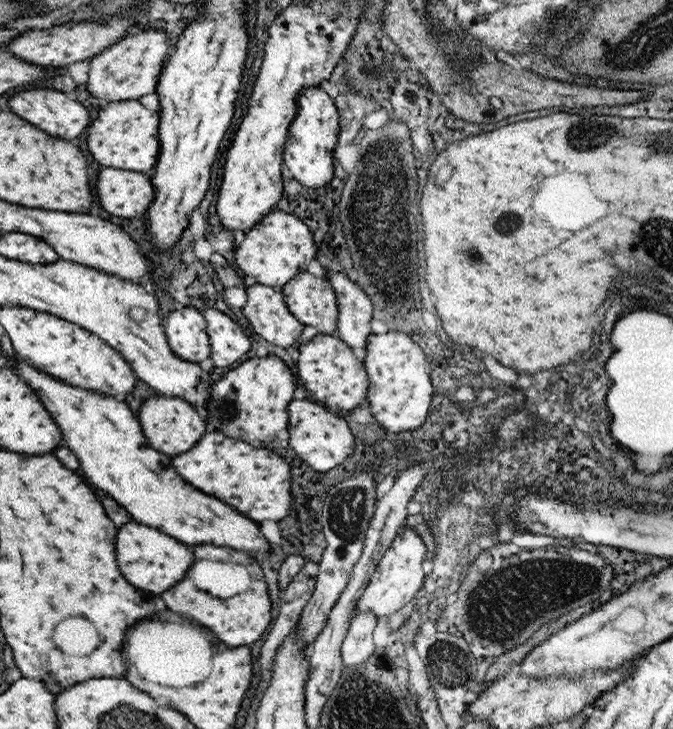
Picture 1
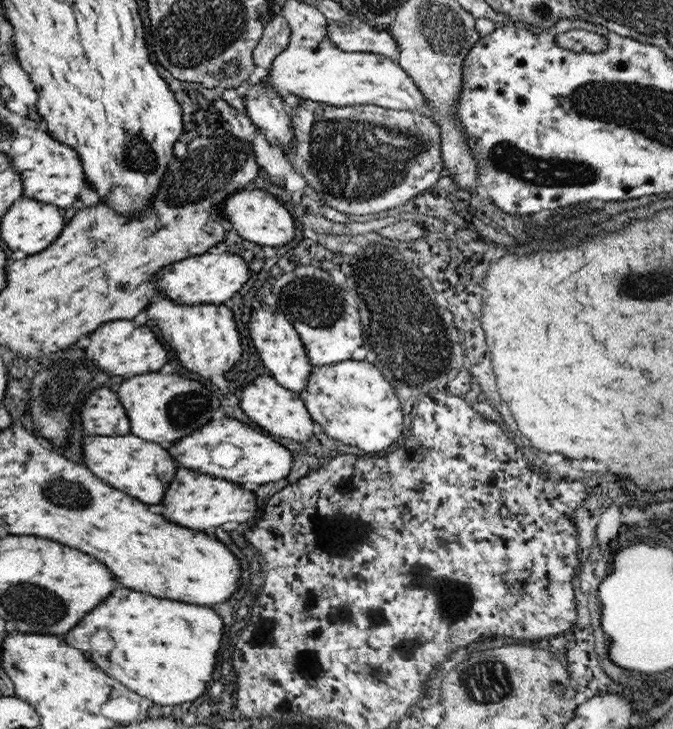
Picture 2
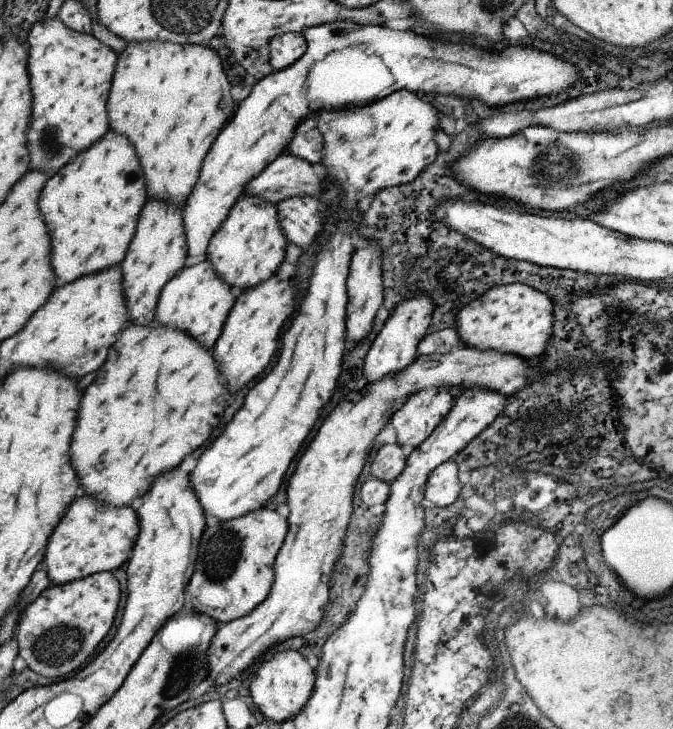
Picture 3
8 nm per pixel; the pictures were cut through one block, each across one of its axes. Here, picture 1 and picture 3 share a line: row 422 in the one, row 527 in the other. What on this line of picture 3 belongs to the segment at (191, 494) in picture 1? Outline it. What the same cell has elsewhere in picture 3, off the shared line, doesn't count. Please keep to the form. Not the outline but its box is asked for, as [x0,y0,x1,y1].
[45,496,139,586]

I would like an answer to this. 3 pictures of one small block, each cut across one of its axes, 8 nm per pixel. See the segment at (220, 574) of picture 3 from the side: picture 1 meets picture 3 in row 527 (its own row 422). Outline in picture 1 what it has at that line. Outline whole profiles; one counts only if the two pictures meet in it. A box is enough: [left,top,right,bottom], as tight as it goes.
[205,354,299,442]

